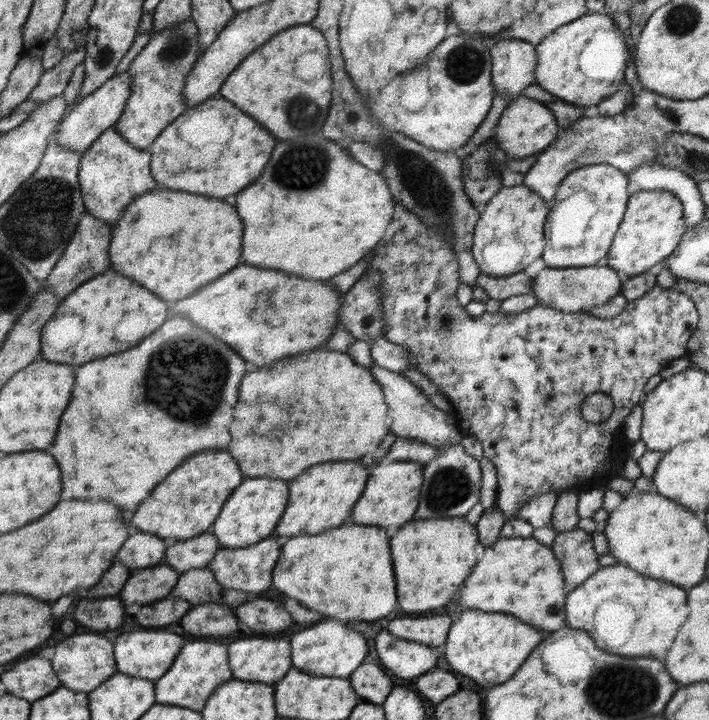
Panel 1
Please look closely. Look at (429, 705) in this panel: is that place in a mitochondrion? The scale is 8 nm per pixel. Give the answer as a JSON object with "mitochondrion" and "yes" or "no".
{"mitochondrion":"no"}

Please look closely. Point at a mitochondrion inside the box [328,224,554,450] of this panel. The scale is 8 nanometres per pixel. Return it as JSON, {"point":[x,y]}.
{"point":[448,325]}

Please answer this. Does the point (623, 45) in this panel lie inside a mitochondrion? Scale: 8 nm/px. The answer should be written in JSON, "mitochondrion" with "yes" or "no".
{"mitochondrion":"no"}

